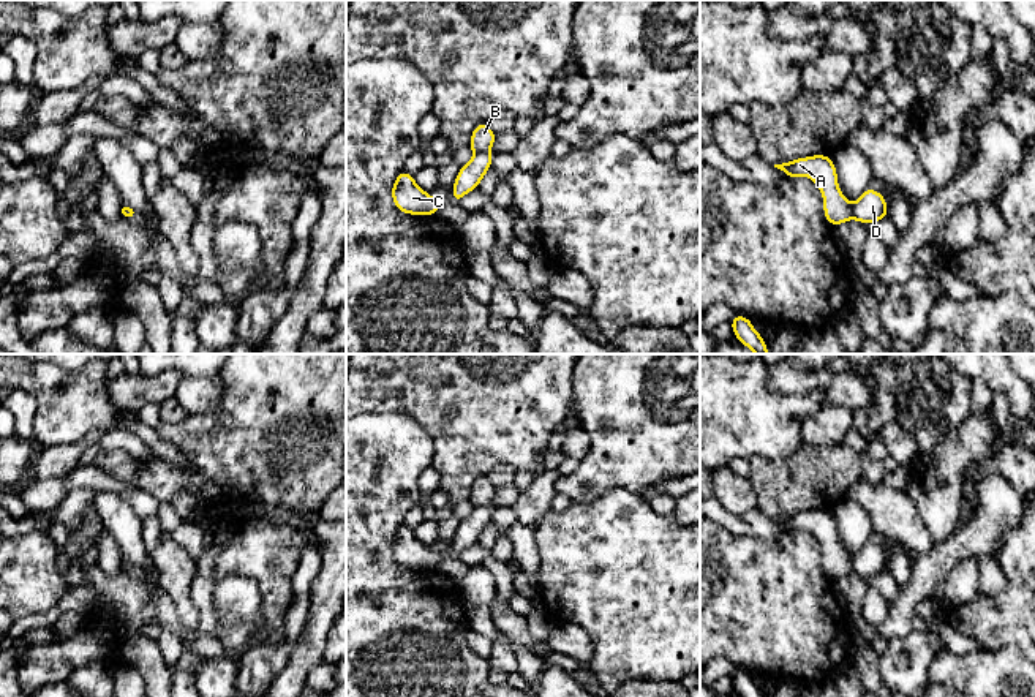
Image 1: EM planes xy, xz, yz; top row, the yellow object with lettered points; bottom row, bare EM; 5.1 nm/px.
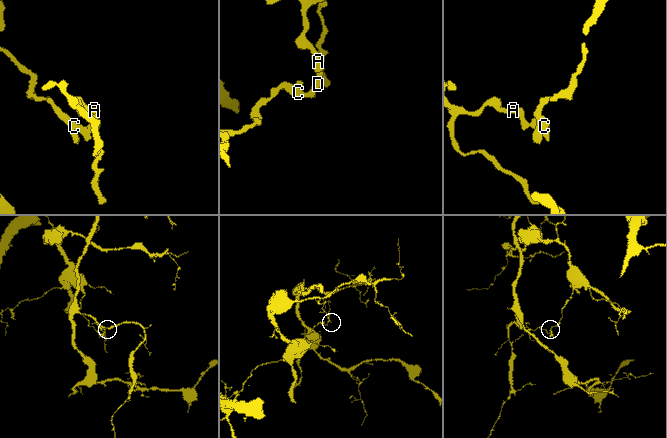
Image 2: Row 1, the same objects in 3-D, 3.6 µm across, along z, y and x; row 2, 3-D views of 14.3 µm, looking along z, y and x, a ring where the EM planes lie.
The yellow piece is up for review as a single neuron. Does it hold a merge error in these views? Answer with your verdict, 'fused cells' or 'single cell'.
fused cells

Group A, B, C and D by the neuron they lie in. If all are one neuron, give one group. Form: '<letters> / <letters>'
A B / C D

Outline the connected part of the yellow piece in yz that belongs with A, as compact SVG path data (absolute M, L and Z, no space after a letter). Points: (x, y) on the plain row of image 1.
M812 509L774 518L774 522L790 533L806 529L815 536L823 548L823 567L833 582L853 572L852 559L837 541L837 526L831 511Z

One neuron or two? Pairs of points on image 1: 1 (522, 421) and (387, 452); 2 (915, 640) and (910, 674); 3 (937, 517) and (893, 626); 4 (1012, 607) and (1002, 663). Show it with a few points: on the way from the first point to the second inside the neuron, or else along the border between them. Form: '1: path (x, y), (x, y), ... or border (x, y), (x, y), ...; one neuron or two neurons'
1: border (406, 414), (429, 435), (433, 465); two neurons
2: path (915, 648), (914, 666); one neuron
3: border (964, 520), (950, 536), (937, 542); two neurons
4: border (980, 648), (997, 650), (1013, 647), (1018, 651); two neurons

